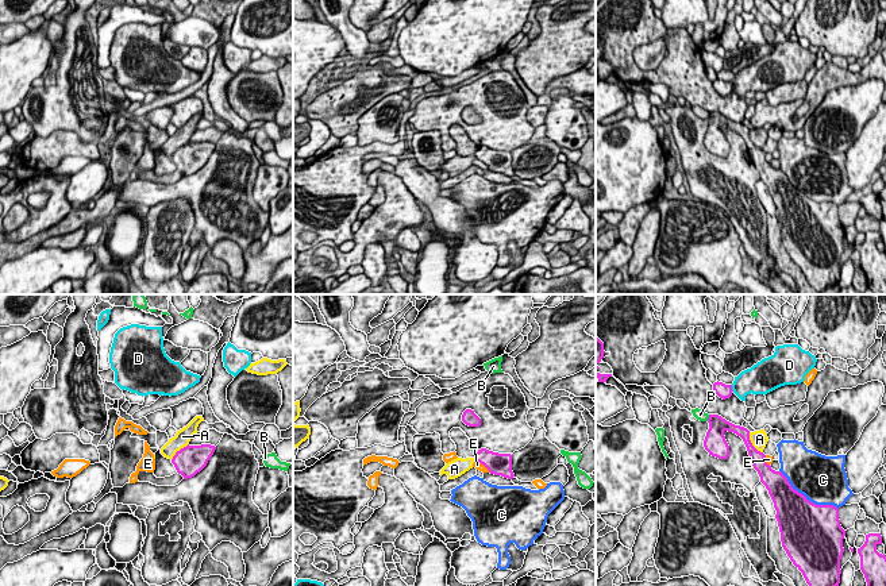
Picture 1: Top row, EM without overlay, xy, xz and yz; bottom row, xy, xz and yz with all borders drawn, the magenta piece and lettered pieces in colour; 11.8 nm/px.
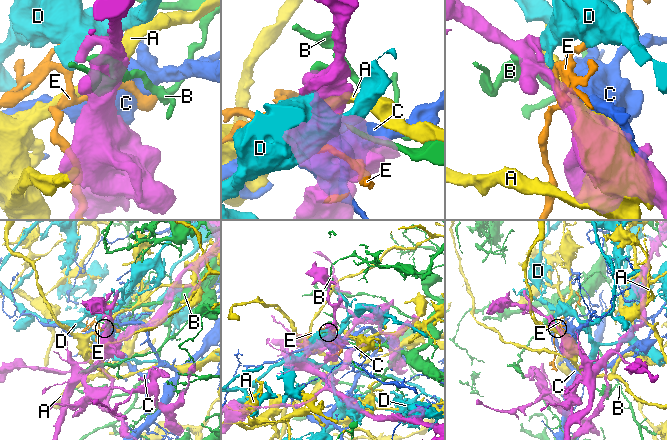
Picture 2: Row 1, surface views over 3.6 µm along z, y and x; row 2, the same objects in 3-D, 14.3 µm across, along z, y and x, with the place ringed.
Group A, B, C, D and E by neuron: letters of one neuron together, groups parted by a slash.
A / B / C / D / E

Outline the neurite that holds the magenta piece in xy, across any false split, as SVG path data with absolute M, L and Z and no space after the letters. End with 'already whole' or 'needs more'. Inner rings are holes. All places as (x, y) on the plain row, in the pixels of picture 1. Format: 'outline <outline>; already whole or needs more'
outline M211 142L201 143L186 143L176 150L172 157L178 171L184 174L184 177L194 174L200 170L213 153L216 144Z; already whole

